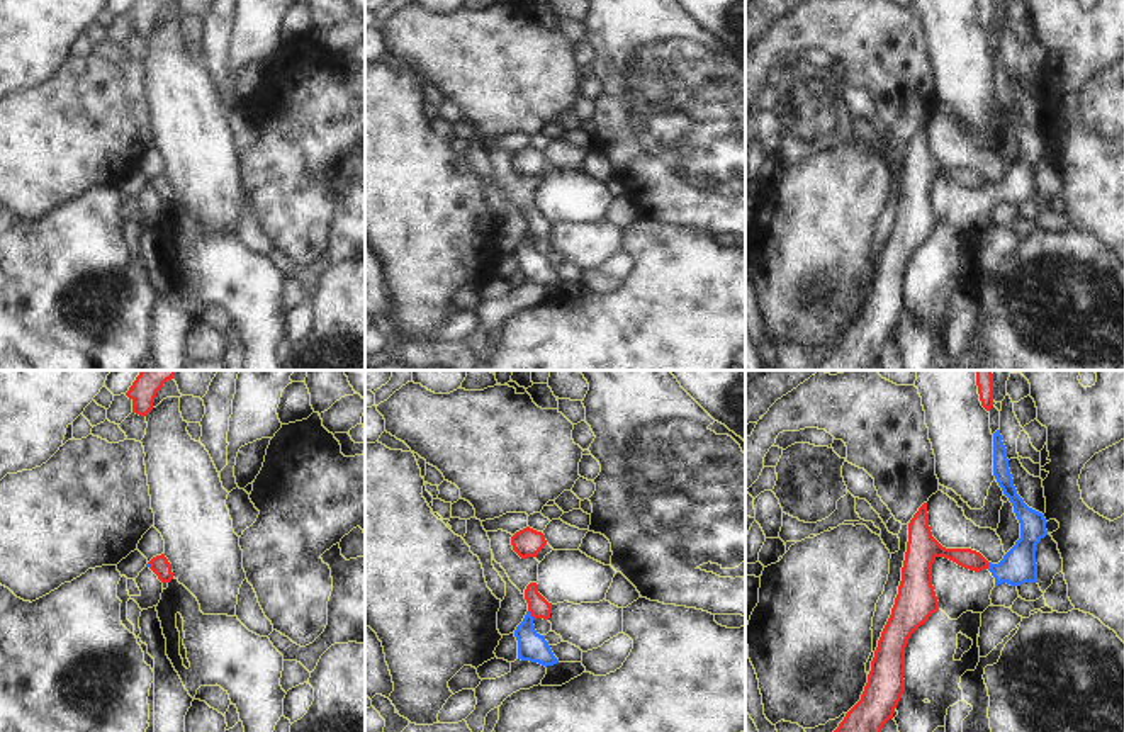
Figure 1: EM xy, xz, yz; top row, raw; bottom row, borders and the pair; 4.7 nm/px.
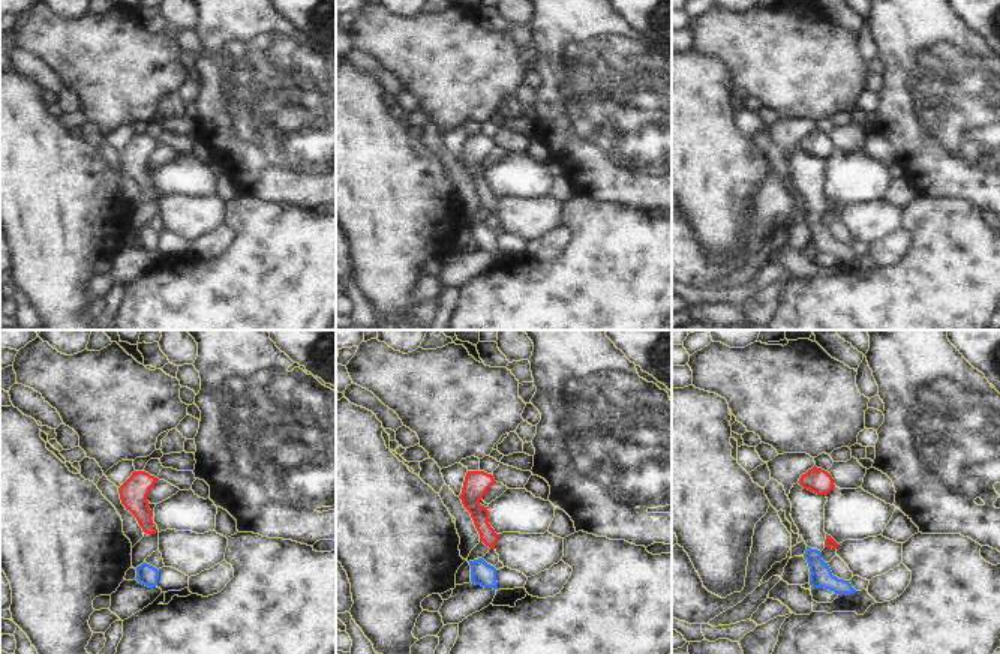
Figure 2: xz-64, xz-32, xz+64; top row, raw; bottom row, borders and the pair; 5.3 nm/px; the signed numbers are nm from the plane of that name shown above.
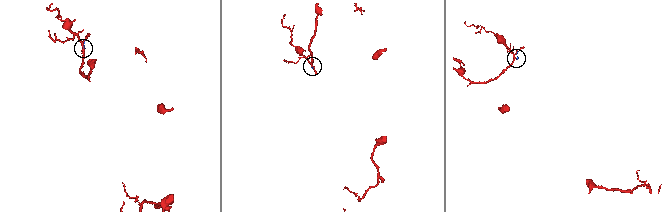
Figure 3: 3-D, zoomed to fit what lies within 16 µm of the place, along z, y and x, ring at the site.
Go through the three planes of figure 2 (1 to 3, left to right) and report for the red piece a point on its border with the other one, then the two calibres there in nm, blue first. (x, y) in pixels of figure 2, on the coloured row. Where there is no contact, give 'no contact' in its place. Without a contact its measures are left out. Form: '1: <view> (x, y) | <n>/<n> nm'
1: no contact
2: no contact
3: no contact

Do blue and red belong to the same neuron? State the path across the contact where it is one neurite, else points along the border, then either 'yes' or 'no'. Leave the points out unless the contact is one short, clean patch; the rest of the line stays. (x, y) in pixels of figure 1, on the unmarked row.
border along xz (528, 230), (533, 238); no

